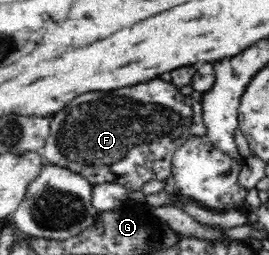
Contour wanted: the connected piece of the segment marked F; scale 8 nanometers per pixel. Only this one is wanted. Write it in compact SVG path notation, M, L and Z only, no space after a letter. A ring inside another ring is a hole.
M162 79L108 93L84 93L50 119L50 137L42 155L48 164L66 167L85 177L93 186L112 181L123 185L128 192L142 189L150 179L162 182L162 179L171 177L174 152L192 136L192 103L191 96L184 97L172 83Z

